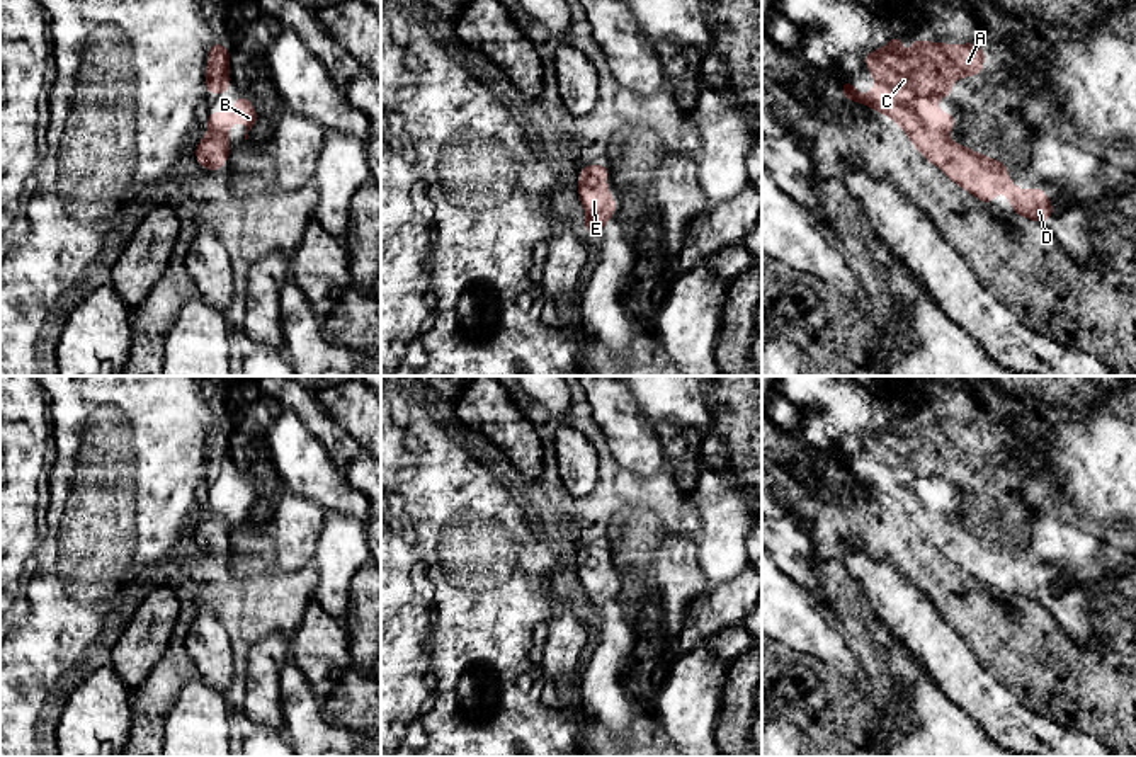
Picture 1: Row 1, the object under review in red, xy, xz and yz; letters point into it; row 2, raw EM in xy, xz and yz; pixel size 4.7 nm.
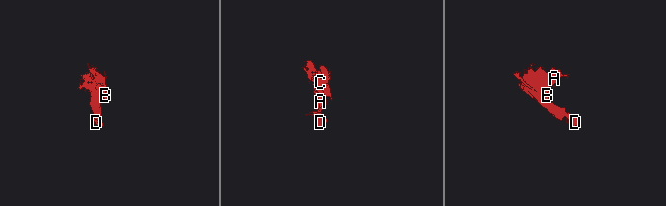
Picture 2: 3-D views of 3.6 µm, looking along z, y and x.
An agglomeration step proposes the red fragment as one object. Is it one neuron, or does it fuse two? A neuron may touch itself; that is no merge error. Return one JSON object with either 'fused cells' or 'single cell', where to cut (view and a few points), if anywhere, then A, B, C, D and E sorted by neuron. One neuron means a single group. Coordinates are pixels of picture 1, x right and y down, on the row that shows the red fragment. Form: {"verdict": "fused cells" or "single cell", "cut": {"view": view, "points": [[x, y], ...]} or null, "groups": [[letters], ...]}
{"verdict": "single cell", "cut": null, "groups": [["A", "B", "C", "D", "E"]]}

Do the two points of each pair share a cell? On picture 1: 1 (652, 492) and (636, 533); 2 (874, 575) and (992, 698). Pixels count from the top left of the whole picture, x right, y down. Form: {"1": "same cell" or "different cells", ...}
{"1": "different cells", "2": "same cell"}

